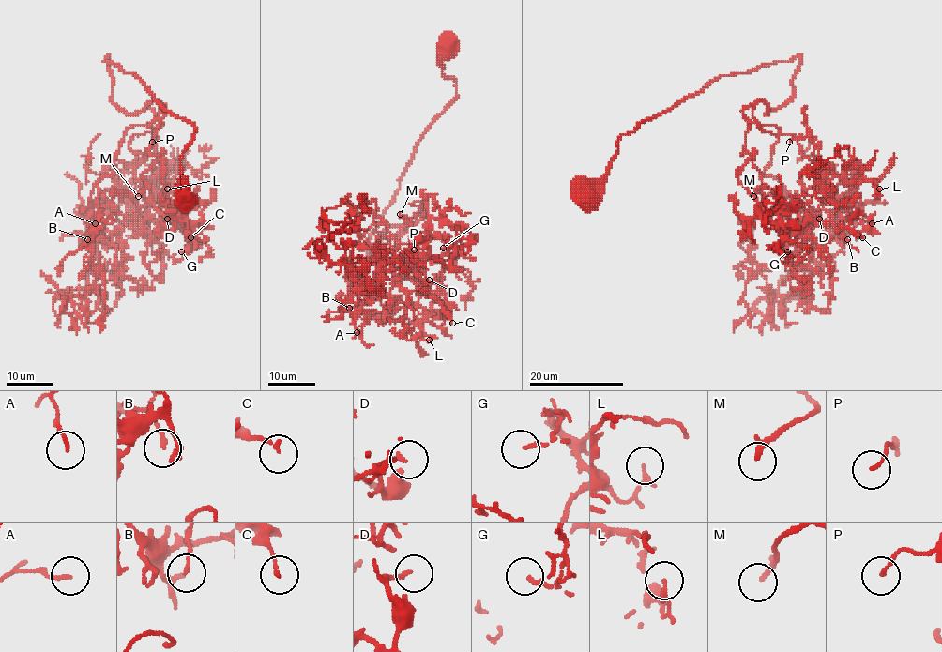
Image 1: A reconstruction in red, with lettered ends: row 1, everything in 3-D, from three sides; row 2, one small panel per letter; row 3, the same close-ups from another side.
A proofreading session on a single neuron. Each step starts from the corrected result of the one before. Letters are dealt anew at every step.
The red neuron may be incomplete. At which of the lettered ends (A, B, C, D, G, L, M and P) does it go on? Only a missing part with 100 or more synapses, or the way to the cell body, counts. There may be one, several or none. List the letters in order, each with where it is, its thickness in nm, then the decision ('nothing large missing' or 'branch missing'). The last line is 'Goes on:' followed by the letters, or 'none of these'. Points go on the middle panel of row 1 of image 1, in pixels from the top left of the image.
A: (357, 332) | 130 nm | nothing large missing
B: (349, 308) | 150 nm | nothing large missing
C: (452, 323) | 140 nm | nothing large missing
D: (429, 280) | 150 nm | nothing large missing
G: (443, 248) | 150 nm | nothing large missing
L: (429, 340) | 170 nm | nothing large missing
M: (400, 214) | 200 nm | branch missing
P: (414, 250) | 130 nm | nothing large missing
Goes on: M

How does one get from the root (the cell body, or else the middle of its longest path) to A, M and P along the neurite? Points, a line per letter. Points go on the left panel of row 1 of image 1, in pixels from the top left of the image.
A: (184, 197), (195, 127), (109, 56), (119, 109), (165, 108), (95, 223)
M: (184, 197), (181, 158), (195, 127), (109, 56), (119, 109), (165, 107), (149, 149), (164, 154), (138, 196)
P: (184, 197), (195, 127), (109, 56), (119, 109), (165, 107), (131, 137), (146, 159), (133, 170), (152, 142)

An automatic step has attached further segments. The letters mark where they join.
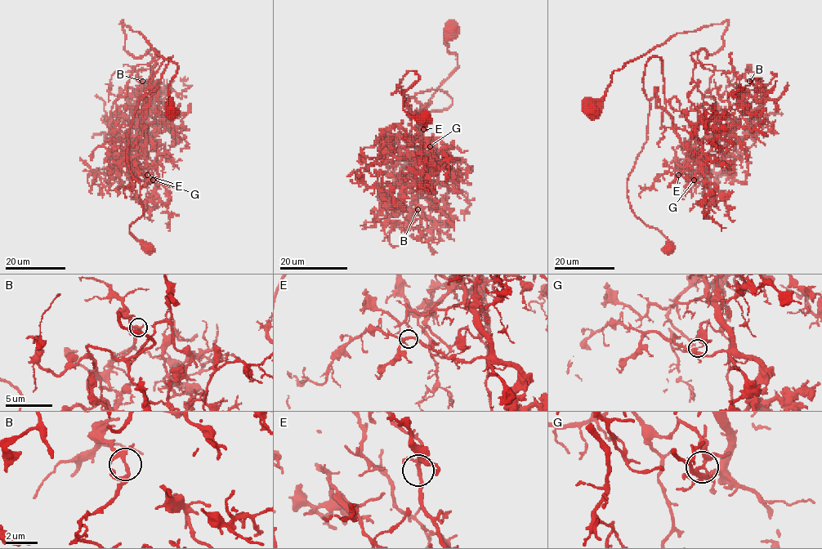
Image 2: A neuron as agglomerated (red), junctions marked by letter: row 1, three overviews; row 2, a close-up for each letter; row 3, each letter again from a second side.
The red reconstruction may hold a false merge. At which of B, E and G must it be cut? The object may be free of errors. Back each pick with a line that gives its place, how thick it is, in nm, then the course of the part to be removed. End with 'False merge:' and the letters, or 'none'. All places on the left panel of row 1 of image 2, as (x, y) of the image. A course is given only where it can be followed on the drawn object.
G: place (153, 180); calibre 200 nm; course (153, 180), (142, 117), (149, 88), (127, 135), (127, 161), (143, 209), (130, 232), (154, 252)
False merge: G

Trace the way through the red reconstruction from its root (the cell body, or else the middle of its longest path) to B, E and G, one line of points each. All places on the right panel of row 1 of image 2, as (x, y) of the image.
B: (592, 110), (614, 71), (677, 33), (725, 20), (723, 45), (692, 59), (760, 100), (749, 80)
E: (592, 110), (614, 71), (677, 33), (727, 20), (716, 53), (692, 54), (704, 180), (678, 175)
G: (592, 110), (614, 71), (727, 20), (716, 53), (692, 54), (703, 100), (693, 133), (704, 180), (693, 180)

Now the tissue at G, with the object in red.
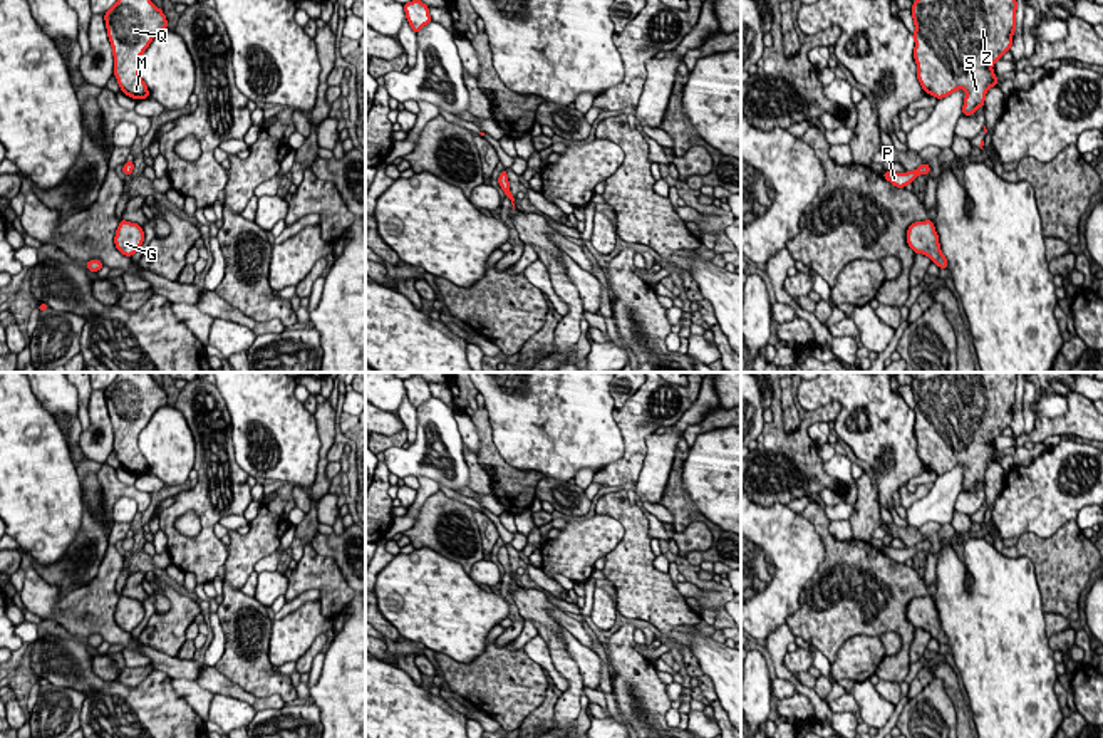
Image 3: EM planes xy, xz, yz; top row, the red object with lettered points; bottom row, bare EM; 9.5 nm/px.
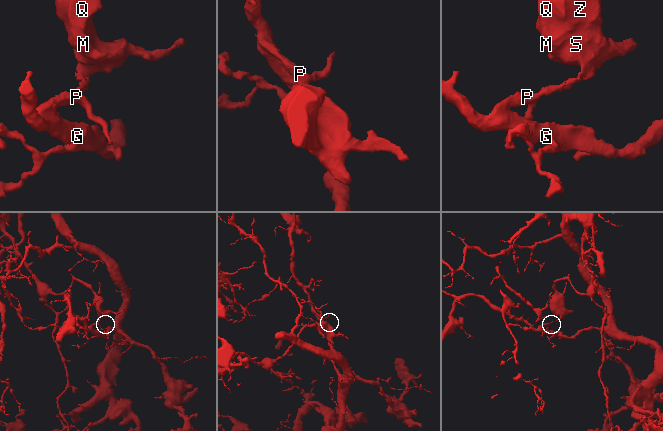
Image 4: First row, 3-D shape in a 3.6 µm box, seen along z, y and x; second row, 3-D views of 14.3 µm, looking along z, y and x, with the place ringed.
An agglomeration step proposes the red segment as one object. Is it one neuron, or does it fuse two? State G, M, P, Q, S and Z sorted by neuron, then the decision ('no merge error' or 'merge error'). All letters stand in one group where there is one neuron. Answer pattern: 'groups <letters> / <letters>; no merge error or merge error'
groups G P / M Q S Z; merge error

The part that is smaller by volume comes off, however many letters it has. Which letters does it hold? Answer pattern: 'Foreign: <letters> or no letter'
Foreign: M, Q, S, Z

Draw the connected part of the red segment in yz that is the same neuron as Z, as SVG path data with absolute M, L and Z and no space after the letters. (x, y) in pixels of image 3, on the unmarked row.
M919 372L912 379L912 414L917 455L925 470L940 476L964 465L962 490L971 491L977 483L984 485L987 466L999 458L992 441L1009 428L1014 416L1016 386L1016 372Z

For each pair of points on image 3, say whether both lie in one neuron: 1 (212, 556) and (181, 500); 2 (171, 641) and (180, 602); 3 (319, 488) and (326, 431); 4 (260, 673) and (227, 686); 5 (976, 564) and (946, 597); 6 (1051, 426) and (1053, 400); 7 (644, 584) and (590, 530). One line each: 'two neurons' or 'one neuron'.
1: one neuron
2: one neuron
3: one neuron
4: two neurons
5: one neuron
6: two neurons
7: two neurons

